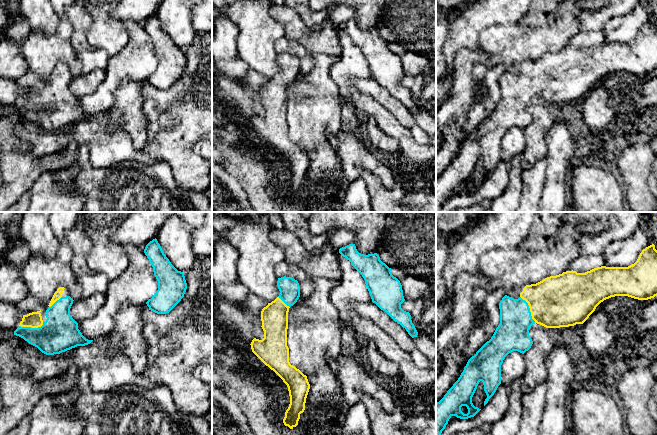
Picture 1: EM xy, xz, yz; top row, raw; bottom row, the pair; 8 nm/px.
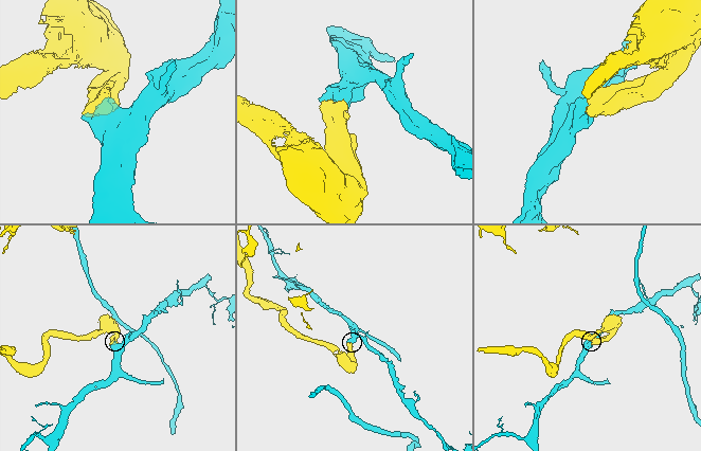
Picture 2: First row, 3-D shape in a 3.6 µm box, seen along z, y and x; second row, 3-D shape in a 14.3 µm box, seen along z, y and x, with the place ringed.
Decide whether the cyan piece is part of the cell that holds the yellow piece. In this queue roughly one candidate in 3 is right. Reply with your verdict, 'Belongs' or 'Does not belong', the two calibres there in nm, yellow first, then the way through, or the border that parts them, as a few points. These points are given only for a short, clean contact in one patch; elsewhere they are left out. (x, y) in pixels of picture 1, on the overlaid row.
Belongs. Thickness 130 nm (yellow) against 300 nm. Path across: xy (34, 320), (31, 327), (37, 333), (59, 333)

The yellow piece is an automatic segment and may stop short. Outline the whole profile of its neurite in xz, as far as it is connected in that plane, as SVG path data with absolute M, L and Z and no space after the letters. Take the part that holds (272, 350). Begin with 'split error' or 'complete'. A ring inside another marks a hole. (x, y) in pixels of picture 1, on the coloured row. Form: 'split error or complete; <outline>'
split error; M292 277L278 278L279 296L261 311L264 338L254 338L252 352L287 385L290 404L283 423L290 429L298 425L300 414L305 410L310 389L307 376L289 362L287 346L288 312L300 297L300 286Z

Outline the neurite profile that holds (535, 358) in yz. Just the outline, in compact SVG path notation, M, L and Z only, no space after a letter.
M533 324L529 329L529 336L533 344L523 355L527 370L521 378L522 393L530 393L536 386L547 378L546 358L555 346L548 335L547 328L540 324Z

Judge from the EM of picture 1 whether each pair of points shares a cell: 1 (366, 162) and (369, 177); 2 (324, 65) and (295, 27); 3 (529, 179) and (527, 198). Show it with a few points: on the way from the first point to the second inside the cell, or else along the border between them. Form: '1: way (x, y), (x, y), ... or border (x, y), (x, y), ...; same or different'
1: border (370, 171), (361, 167), (358, 175); different
2: border (312, 53), (325, 53), (337, 58); different
3: way (529, 184), (529, 193); same

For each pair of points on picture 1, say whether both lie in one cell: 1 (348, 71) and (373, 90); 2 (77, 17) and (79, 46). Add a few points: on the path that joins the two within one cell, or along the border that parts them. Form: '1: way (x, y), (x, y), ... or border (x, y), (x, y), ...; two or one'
1: border (351, 76), (352, 83), (362, 93), (370, 96); two
2: way (79, 24), (79, 39); one

